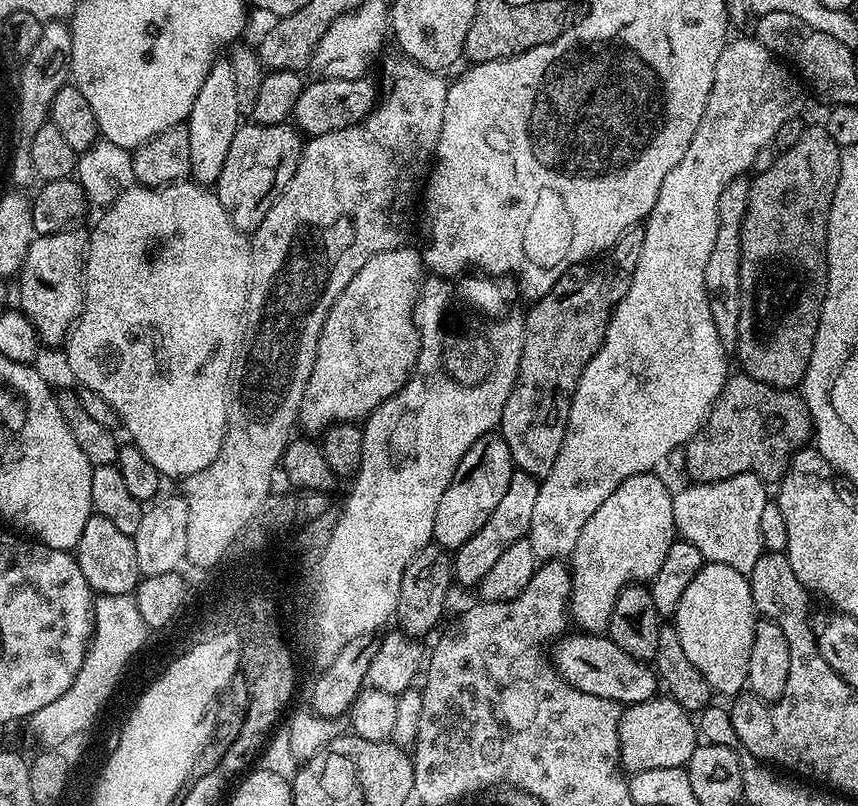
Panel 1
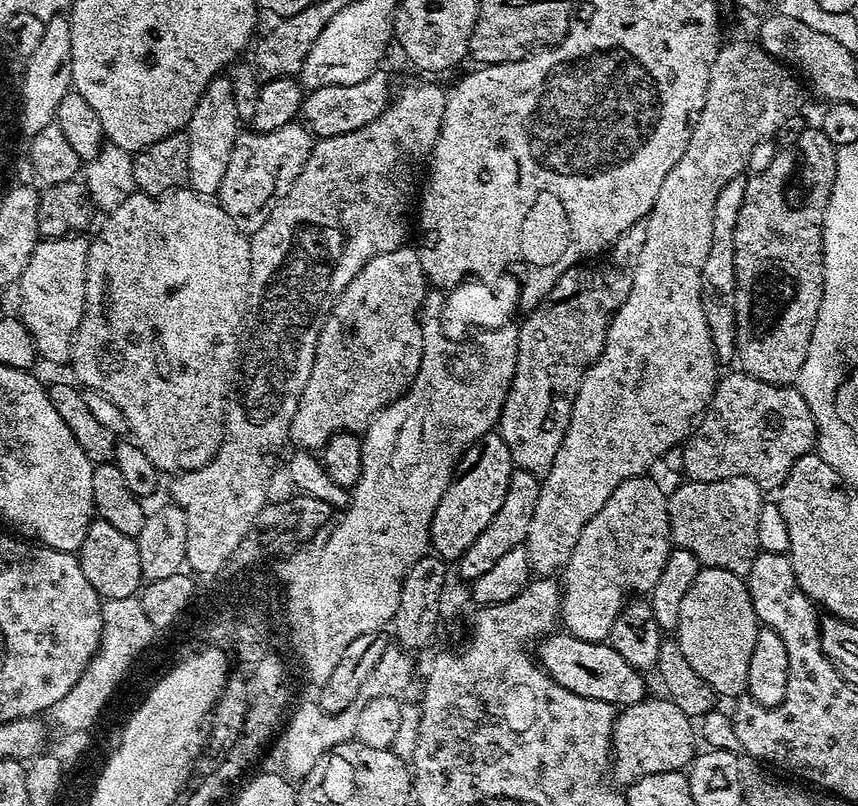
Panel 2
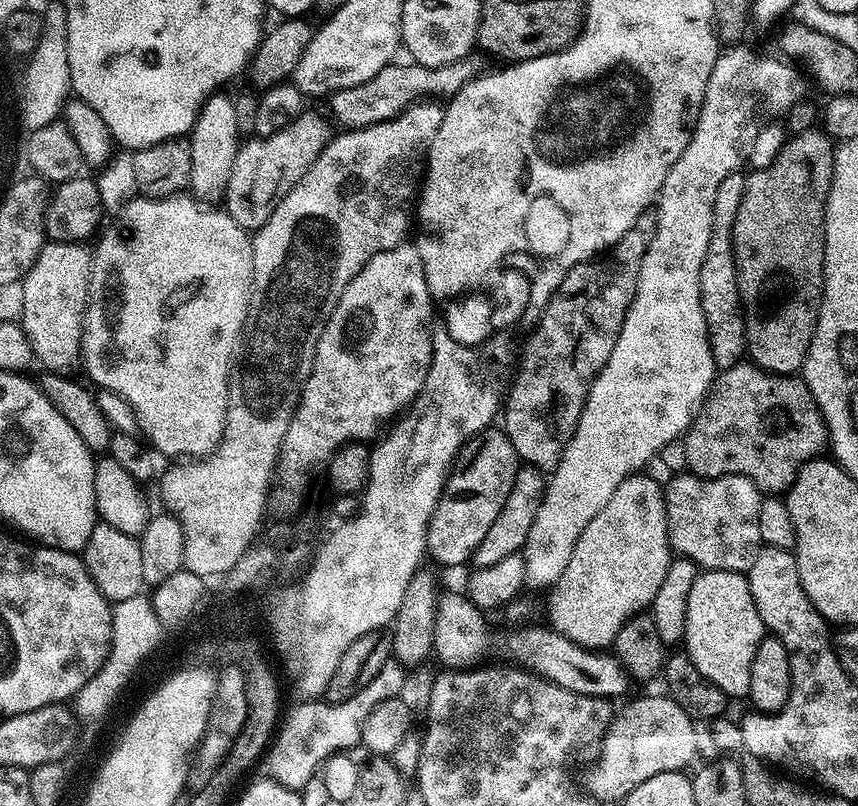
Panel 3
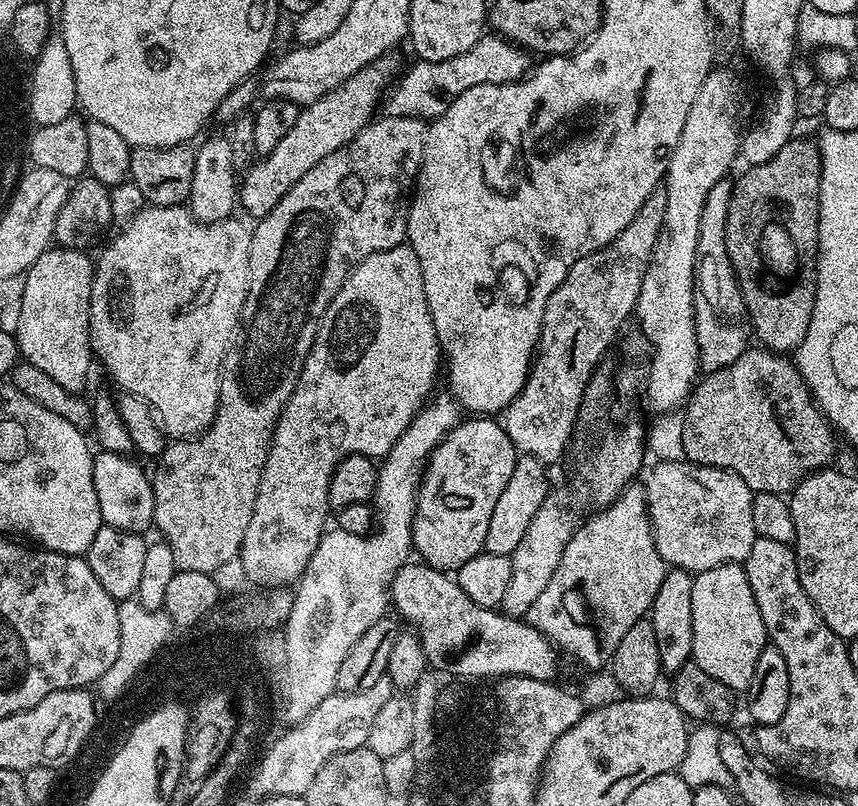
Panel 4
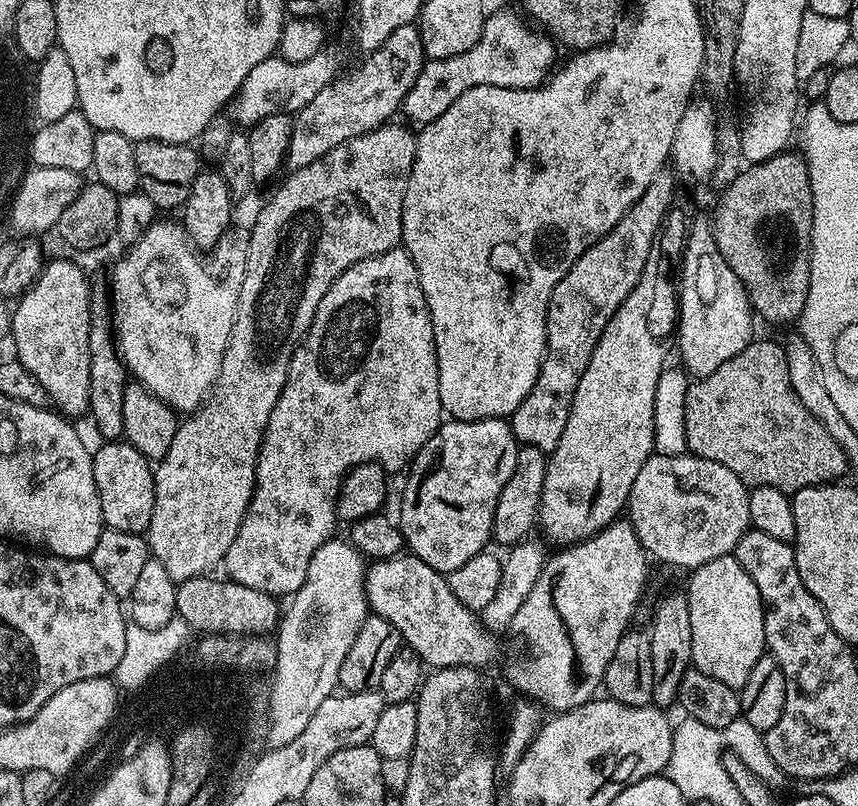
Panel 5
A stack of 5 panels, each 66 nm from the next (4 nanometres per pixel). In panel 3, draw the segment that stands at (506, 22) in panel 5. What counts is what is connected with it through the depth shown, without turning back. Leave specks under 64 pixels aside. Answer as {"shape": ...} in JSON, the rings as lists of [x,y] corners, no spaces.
{"shape":[[[473,54],[466,60],[450,62],[446,66],[434,66],[427,68],[415,62],[400,64],[393,62],[386,65],[374,78],[362,82],[353,88],[343,88],[341,92],[331,93],[332,108],[336,111],[336,116],[340,119],[343,129],[365,128],[371,124],[380,124],[384,120],[392,120],[400,115],[405,108],[412,107],[413,104],[423,101],[425,98],[451,98],[462,90],[471,80],[481,75],[479,55]]]}

